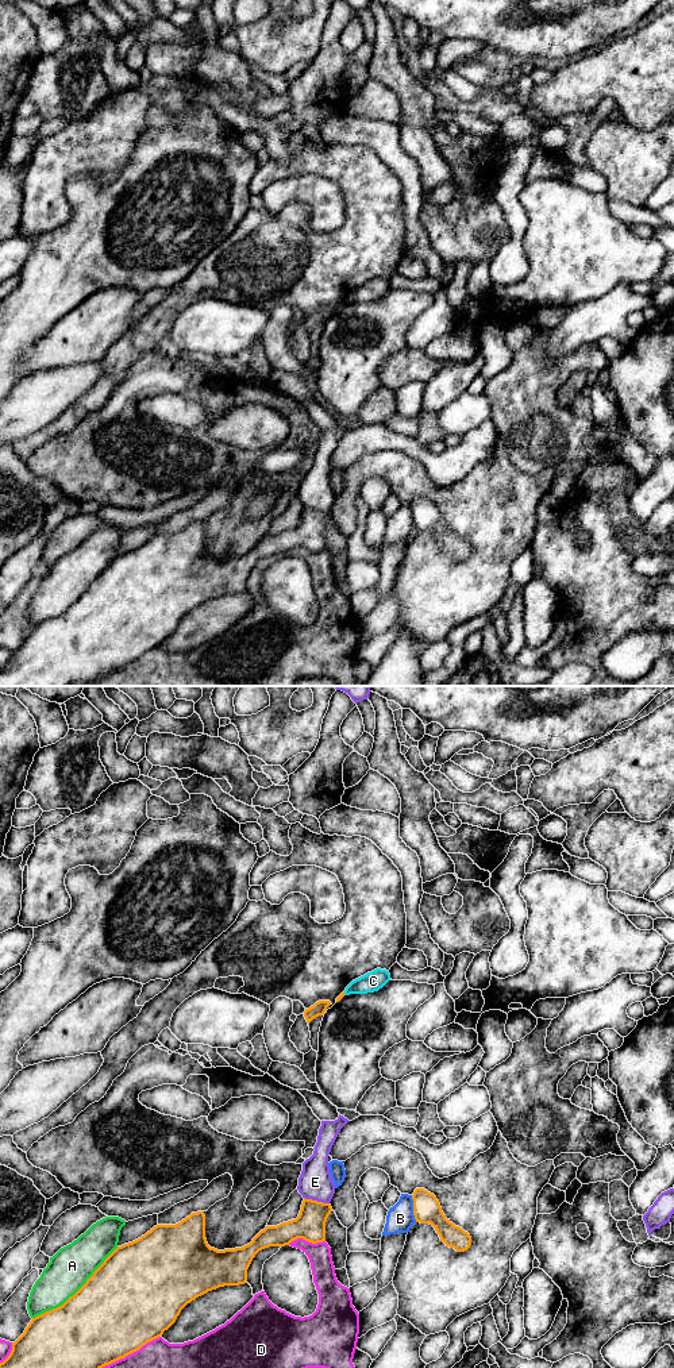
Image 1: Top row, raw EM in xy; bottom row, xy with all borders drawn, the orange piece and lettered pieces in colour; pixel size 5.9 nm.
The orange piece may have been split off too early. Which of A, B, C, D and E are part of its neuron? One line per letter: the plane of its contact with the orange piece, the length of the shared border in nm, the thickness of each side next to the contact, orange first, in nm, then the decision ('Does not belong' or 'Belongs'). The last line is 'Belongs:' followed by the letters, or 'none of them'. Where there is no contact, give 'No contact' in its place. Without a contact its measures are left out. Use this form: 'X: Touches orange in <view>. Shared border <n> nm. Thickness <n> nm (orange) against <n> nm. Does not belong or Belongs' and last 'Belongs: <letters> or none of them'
A: Touches orange in xy. Shared border 650 nm. Thickness 500 nm (orange) against 240 nm. Does not belong
B: Touches orange in xy. Shared border 160 nm. Thickness 160 nm (orange) against 170 nm. Does not belong
C: Touches orange in xy. Shared border 30 nm. Thickness 20 nm (orange) against 120 nm. Does not belong
D: Touches orange in xy. Shared border 220 nm. Thickness 180 nm (orange) against 140 nm. Does not belong
E: Touches orange in xy. Shared border 160 nm. Thickness 180 nm (orange) against 200 nm. Does not belong
Belongs: none of them

